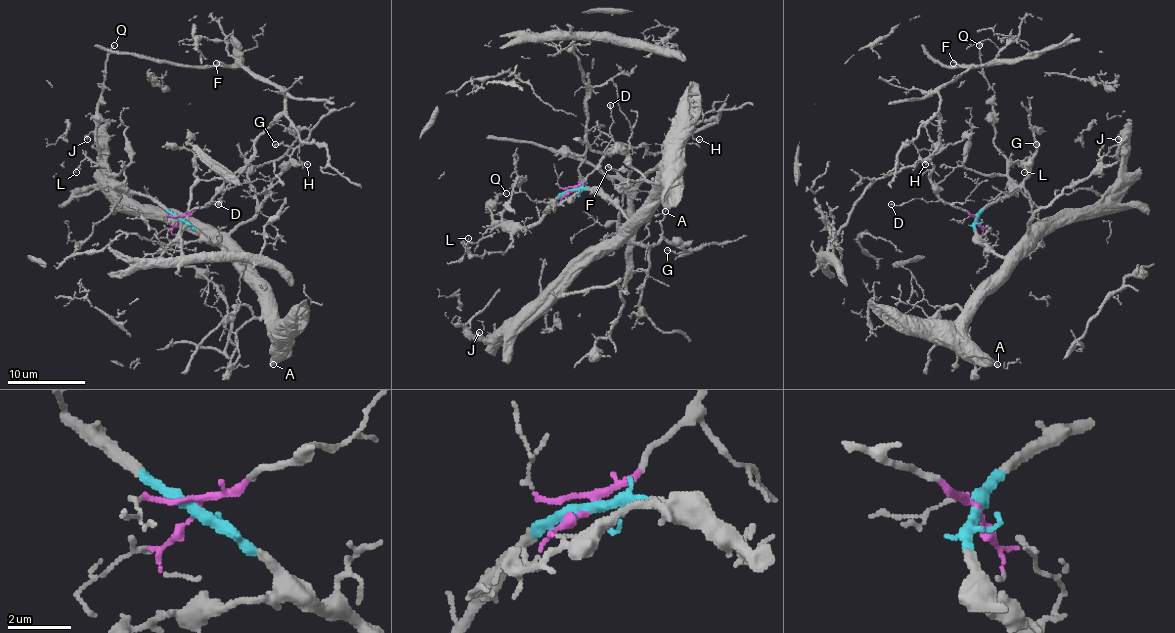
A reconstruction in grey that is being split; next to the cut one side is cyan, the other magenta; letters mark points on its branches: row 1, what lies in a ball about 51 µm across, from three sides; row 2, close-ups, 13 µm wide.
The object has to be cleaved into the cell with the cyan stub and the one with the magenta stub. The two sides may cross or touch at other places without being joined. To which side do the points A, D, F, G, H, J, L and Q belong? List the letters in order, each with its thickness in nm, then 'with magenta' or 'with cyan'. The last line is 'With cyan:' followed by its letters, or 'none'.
A: 240 nm | with cyan
D: 130 nm | with magenta
F: 200 nm | with magenta
G: 120 nm | with cyan
H: 120 nm | with magenta
J: 200 nm | with cyan
L: 90 nm | with cyan
Q: 130 nm | with cyan
With cyan: A, G, J, L, Q

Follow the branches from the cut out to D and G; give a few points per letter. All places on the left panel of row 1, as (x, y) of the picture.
D: (181, 220), (210, 200), (220, 200), (218, 198), (218, 204)
G: (181, 220), (233, 257), (235, 243), (229, 235), (257, 212), (272, 178), (292, 153), (286, 145), (274, 143)

